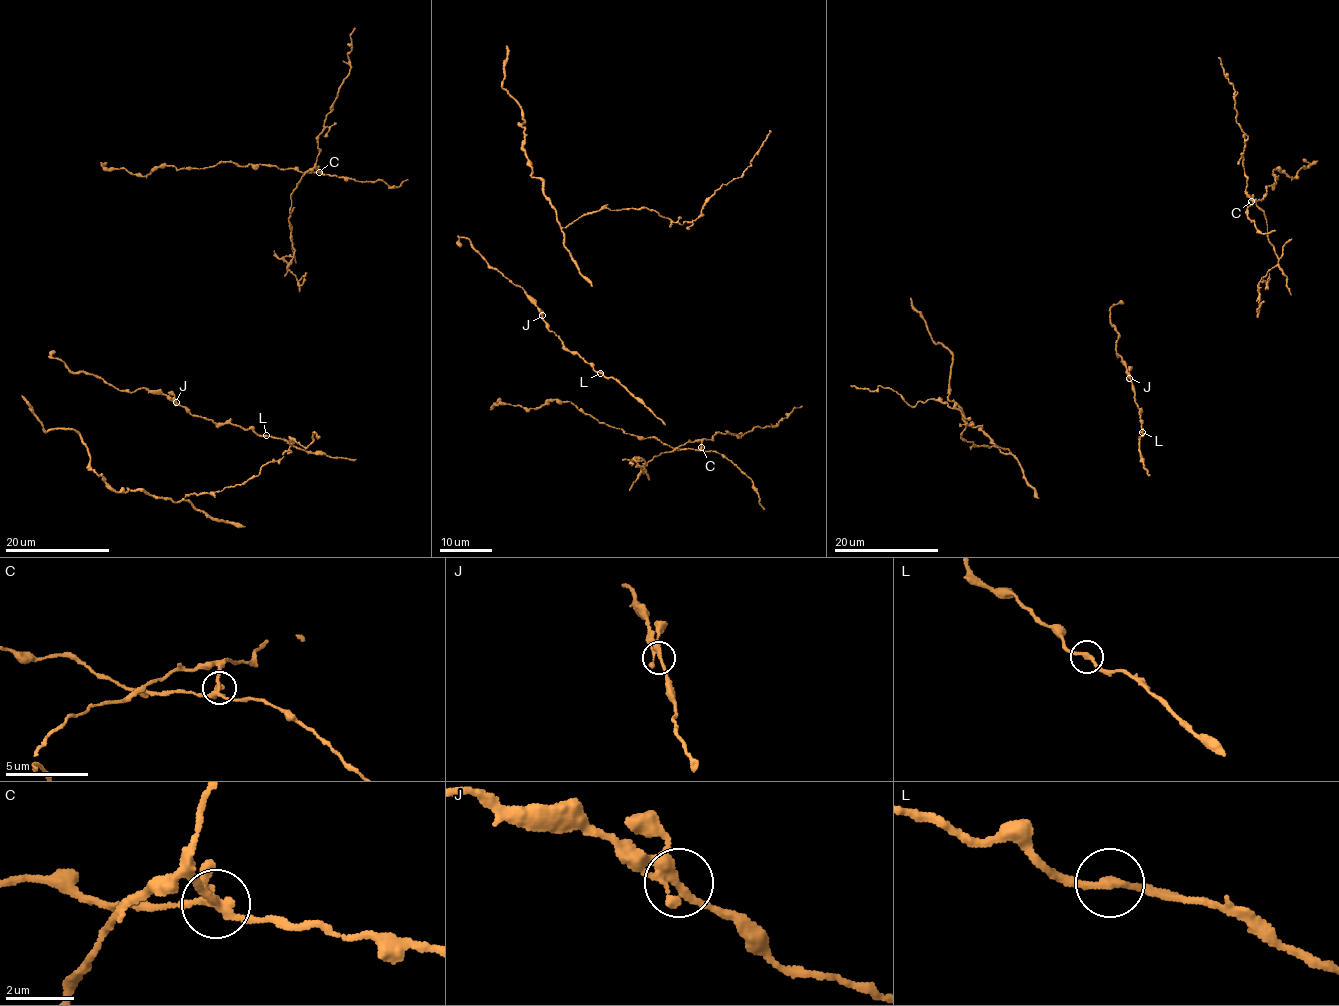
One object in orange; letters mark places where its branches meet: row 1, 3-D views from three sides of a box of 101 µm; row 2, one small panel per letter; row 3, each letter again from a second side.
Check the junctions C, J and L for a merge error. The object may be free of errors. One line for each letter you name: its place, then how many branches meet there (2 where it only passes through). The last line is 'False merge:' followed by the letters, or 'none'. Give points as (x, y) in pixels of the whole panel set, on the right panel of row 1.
C: (1251, 201) | 4
False merge: C

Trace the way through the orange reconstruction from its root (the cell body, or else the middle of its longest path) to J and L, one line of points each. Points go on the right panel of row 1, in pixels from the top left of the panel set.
J: (1143, 420), (1141, 421), (1139, 412), (1142, 411), (1135, 400), (1129, 378)
L: (1143, 420), (1142, 432)

